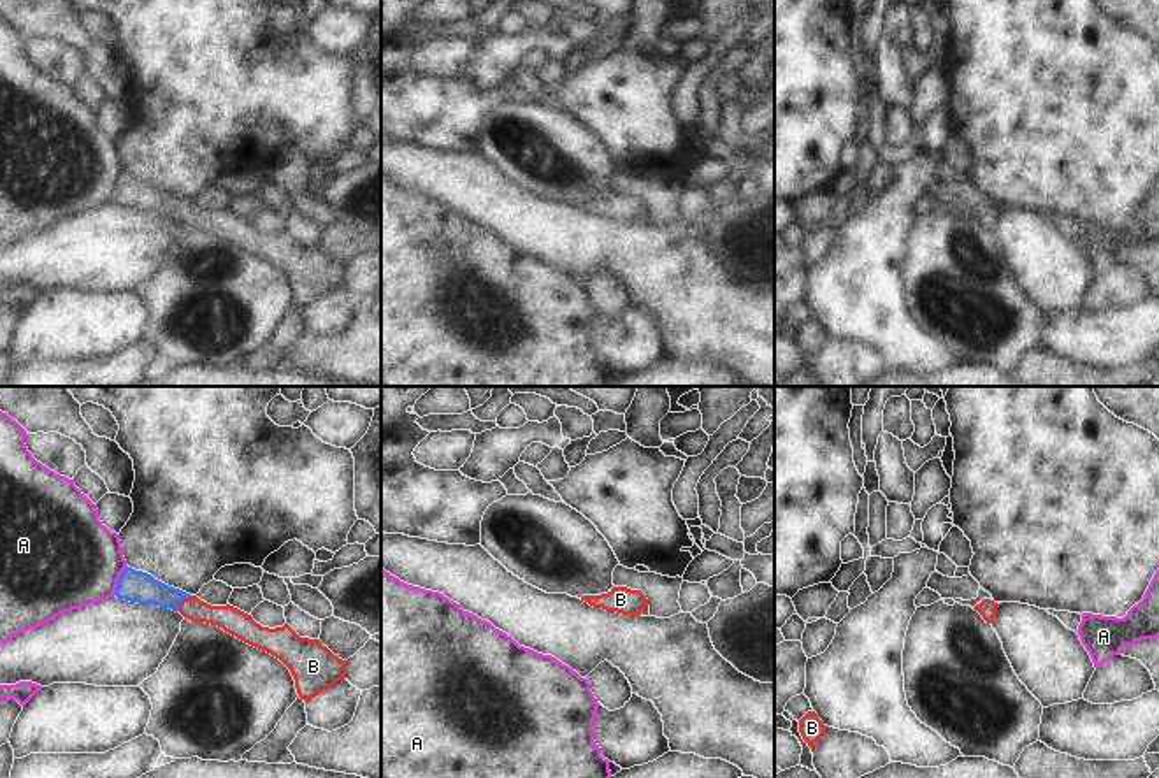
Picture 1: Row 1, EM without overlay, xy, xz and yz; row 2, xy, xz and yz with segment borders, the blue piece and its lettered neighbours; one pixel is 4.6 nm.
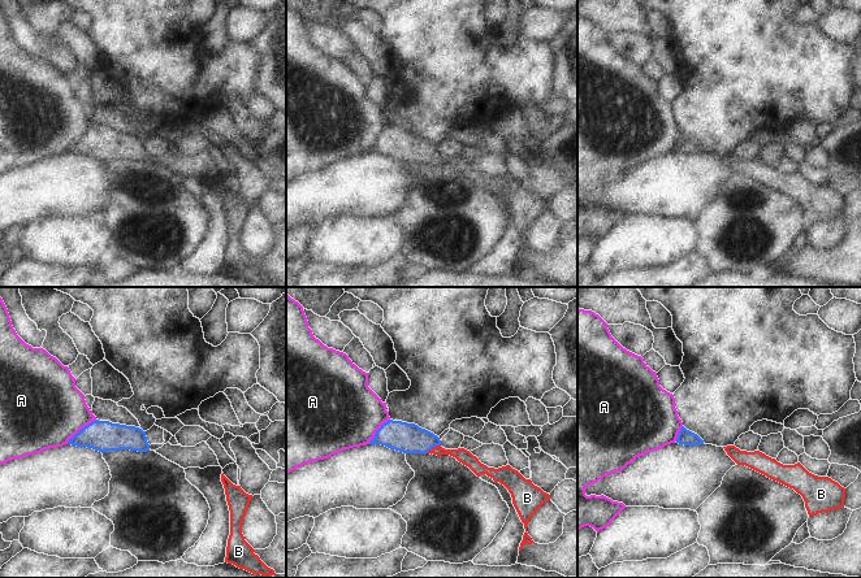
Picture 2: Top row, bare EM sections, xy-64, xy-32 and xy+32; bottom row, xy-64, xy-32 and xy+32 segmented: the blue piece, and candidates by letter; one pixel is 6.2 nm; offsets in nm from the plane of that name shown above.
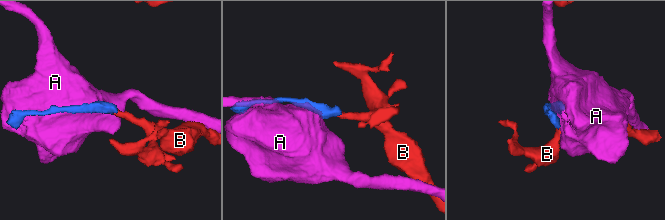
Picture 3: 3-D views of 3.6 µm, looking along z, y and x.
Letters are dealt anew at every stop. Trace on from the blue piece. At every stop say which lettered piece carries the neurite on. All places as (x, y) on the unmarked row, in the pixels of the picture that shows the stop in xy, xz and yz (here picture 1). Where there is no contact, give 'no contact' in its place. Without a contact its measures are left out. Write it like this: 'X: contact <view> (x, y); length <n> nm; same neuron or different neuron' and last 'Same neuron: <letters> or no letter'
A: contact xy (118, 187); length 150 nm; different neuron
B: contact xy (181, 206); length 100 nm; same neuron
Same neuron: B

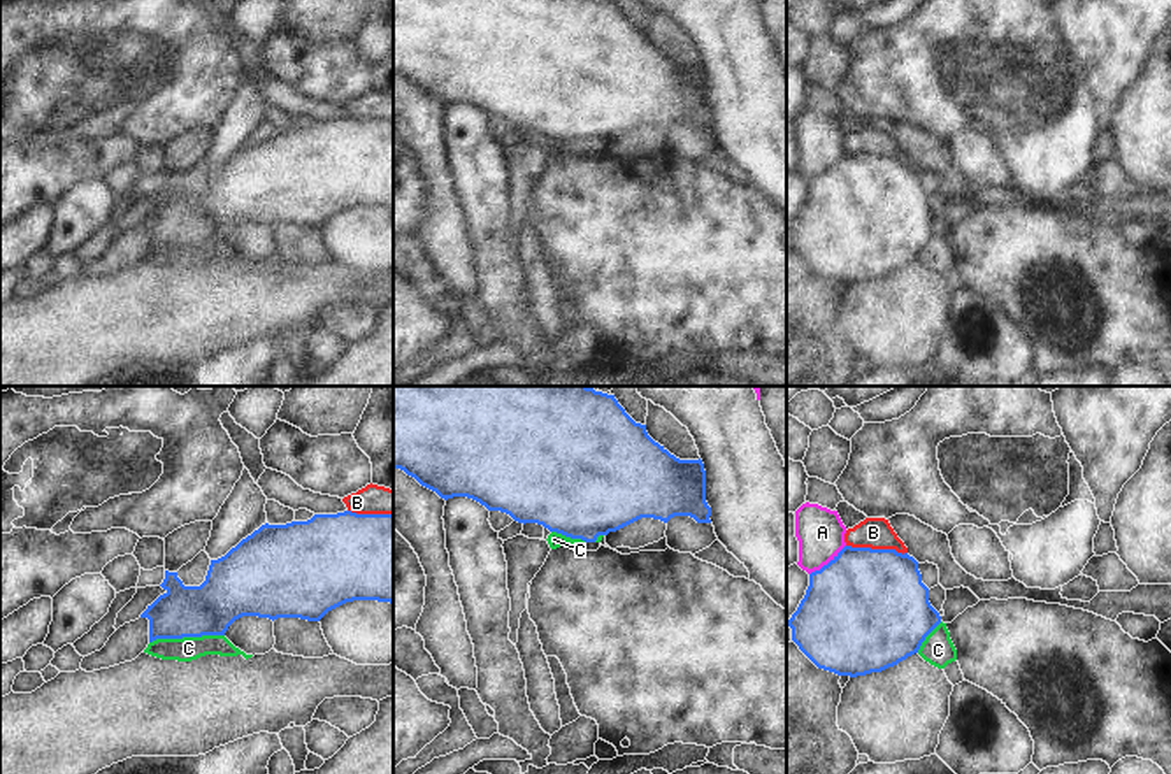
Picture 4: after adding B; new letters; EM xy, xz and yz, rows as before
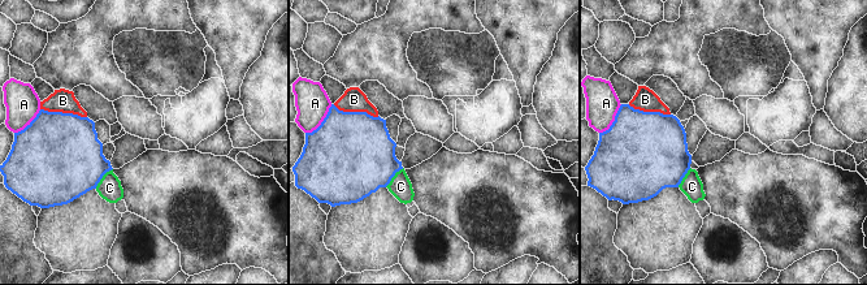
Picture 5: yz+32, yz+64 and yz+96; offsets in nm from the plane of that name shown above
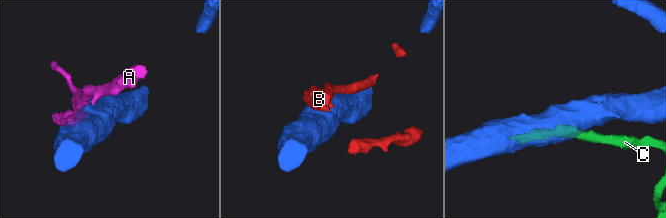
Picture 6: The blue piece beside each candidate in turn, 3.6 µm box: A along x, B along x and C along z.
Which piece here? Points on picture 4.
A: contact yz (829, 169); length 220 nm; different neuron
B: contact yz (876, 157); length 280 nm; different neuron
C: contact xy (186, 243); length 340 nm; same neuron
Same neuron: C

